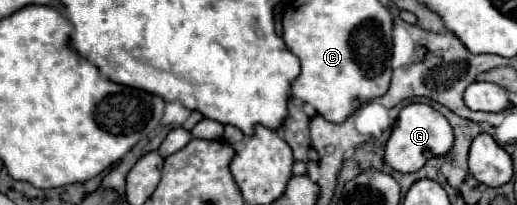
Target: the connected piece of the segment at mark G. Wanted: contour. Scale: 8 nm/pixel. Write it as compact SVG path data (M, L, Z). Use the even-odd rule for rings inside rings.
M408 104L400 110L390 140L386 142L386 162L398 172L420 170L430 156L446 156L454 146L454 132L450 122L428 104Z

